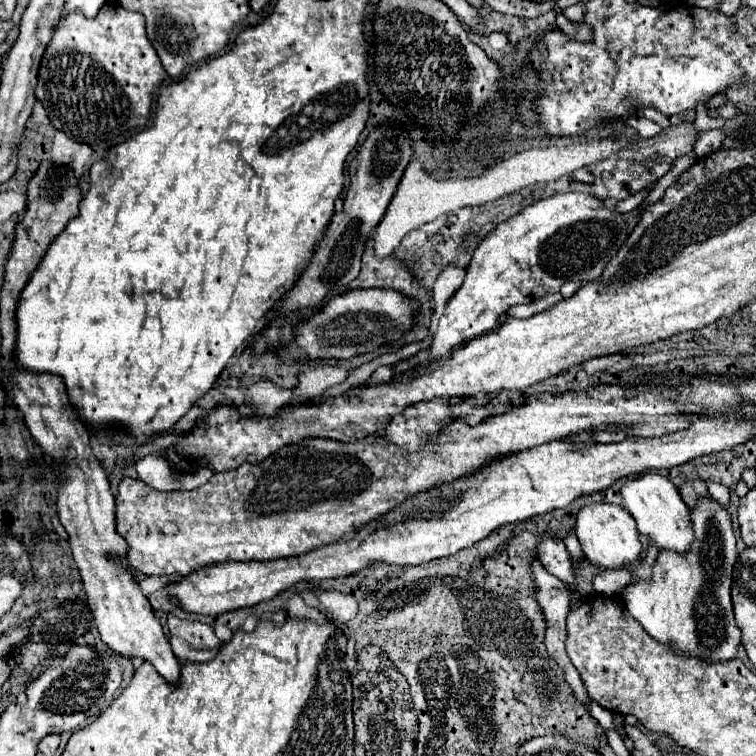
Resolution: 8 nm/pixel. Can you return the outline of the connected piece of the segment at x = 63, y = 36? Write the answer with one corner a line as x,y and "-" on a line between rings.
106,2
94,18
86,18
78,10
62,12
40,62
36,98
46,108
56,130
66,132
72,140
84,142
94,150
106,150
148,124
152,112
152,92
158,90
162,80
164,68
146,38
144,16
122,10
118,2

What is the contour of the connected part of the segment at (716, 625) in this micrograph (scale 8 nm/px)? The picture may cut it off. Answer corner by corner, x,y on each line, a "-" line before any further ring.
700,498
690,516
696,534
690,554
658,554
652,570
652,584
628,586
622,592
622,598
630,616
634,616
660,644
666,644
684,656
706,662
732,660
742,638
740,628
734,622
730,602
732,570
738,556
730,512
712,498

